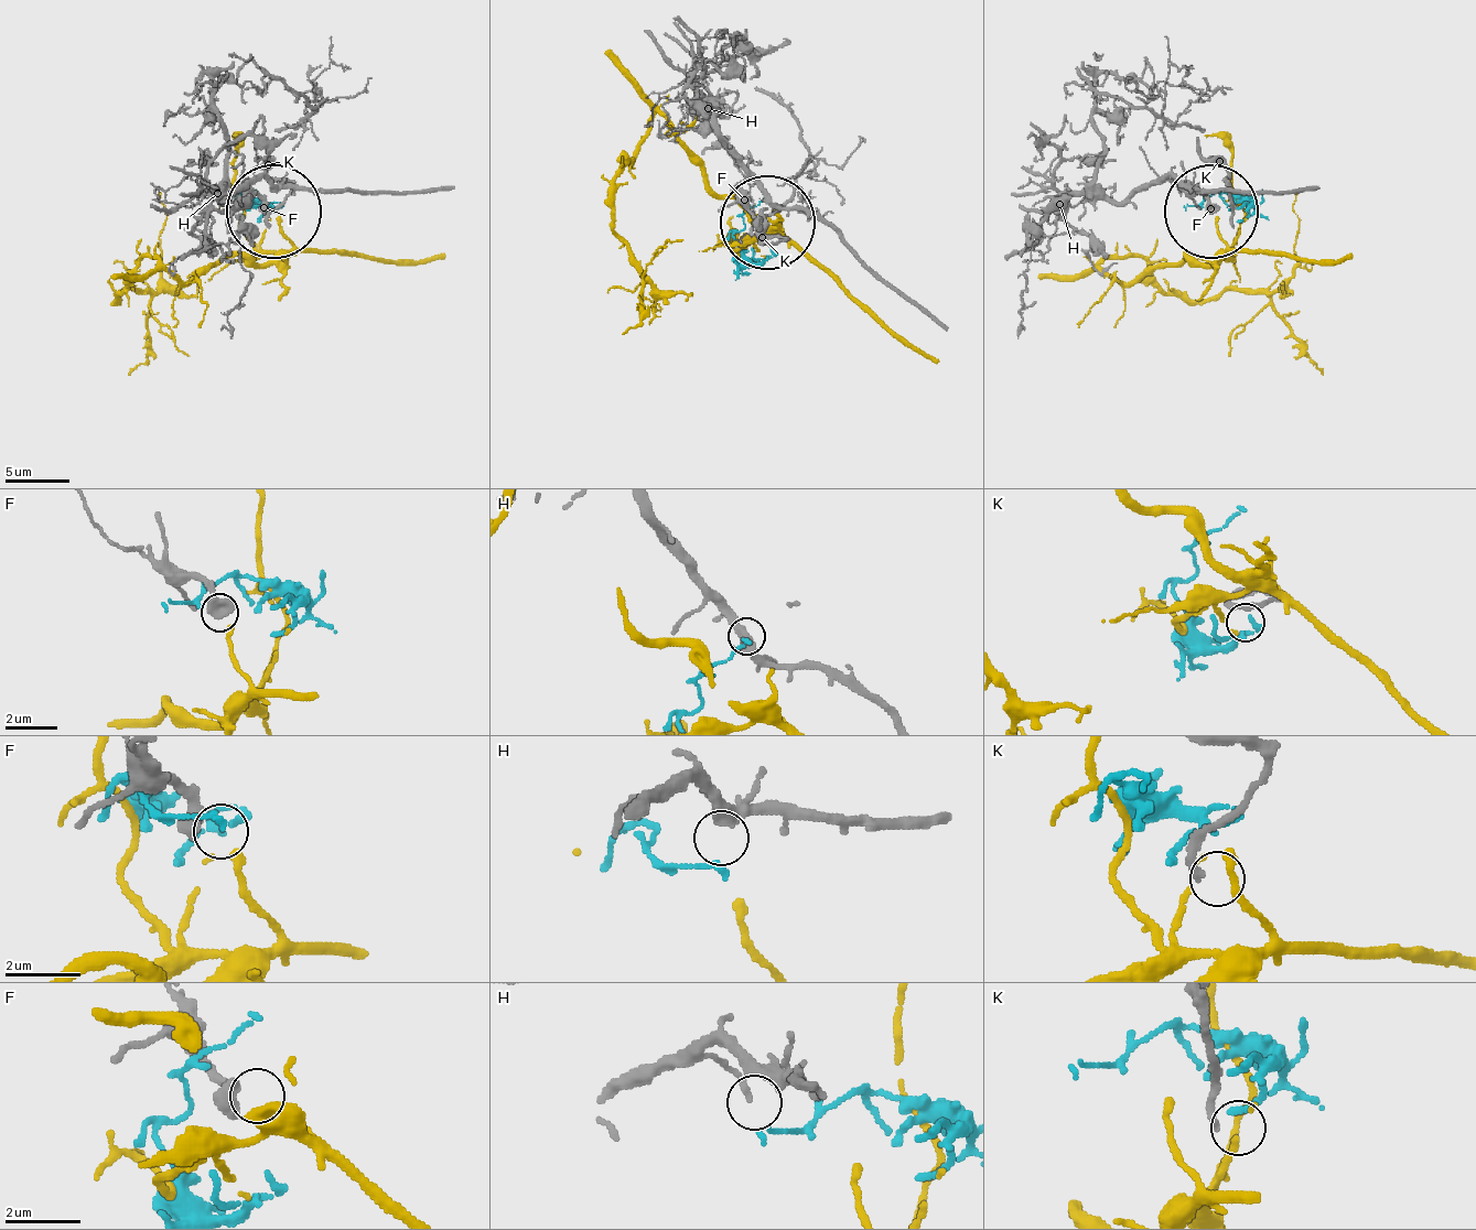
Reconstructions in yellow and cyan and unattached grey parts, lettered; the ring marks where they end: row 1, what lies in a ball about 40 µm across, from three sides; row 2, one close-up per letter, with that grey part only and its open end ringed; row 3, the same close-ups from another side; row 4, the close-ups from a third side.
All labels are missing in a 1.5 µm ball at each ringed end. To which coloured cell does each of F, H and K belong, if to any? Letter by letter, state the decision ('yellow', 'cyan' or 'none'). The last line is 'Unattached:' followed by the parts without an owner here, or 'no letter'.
F: yellow
H: none
K: none
Unattached: H, K

